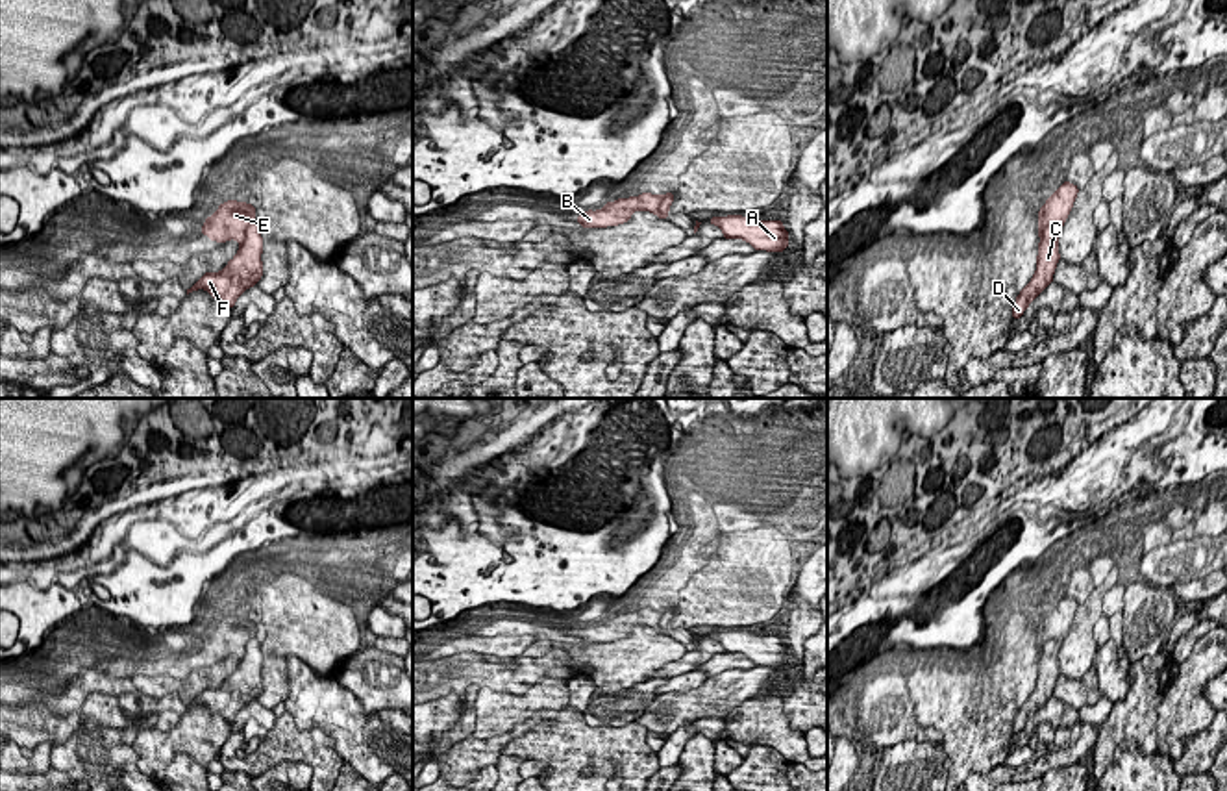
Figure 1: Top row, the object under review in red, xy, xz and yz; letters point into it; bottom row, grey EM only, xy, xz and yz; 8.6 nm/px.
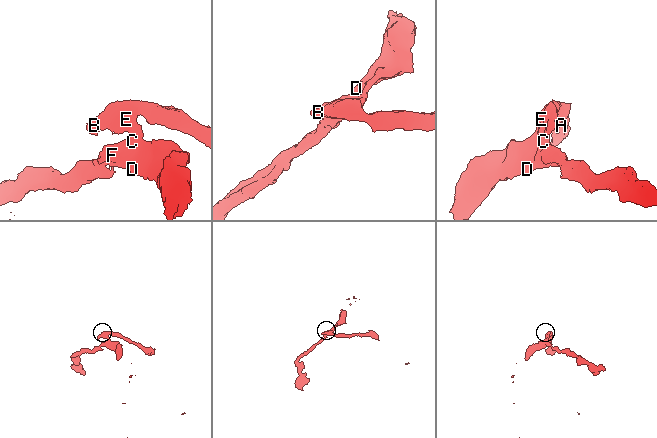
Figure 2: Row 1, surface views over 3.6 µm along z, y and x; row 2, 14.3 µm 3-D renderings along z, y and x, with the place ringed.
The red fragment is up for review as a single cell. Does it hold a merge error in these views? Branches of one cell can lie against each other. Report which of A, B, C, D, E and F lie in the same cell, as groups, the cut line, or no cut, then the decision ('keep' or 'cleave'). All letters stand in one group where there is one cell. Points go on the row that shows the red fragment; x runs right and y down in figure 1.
A B E / C D F; cut in xy along (254, 221), (241, 243); cleave

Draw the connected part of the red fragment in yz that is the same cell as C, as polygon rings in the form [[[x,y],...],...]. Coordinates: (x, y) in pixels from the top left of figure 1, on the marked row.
[[[1046,226],[1038,232],[1038,256],[1036,256],[1036,270],[1031,282],[1020,291],[1016,302],[1012,306],[1012,319],[1020,319],[1029,304],[1049,285],[1053,283],[1053,274],[1057,263],[1060,259],[1059,254],[1059,233],[1060,226]]]

